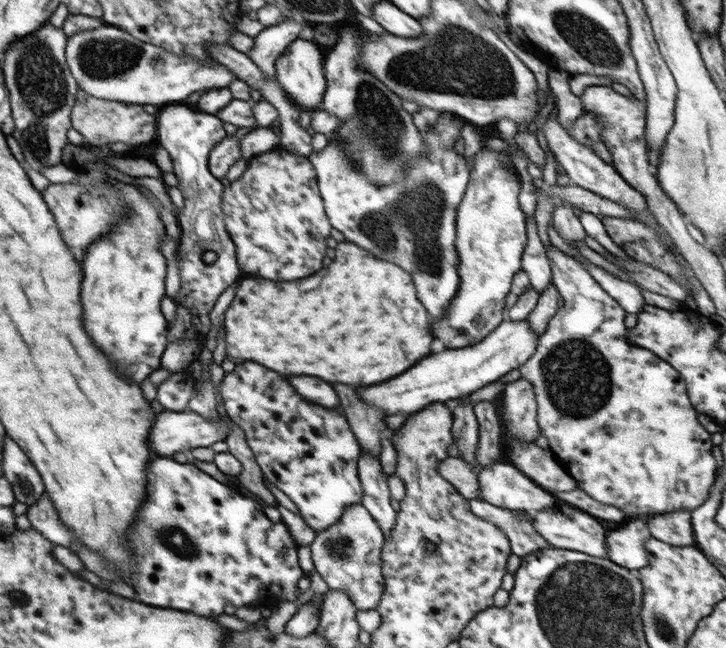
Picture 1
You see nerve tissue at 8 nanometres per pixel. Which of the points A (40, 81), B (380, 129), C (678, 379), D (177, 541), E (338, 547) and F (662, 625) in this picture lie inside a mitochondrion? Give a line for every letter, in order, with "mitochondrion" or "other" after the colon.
A: mitochondrion
B: mitochondrion
C: other
D: mitochondrion
E: mitochondrion
F: mitochondrion

